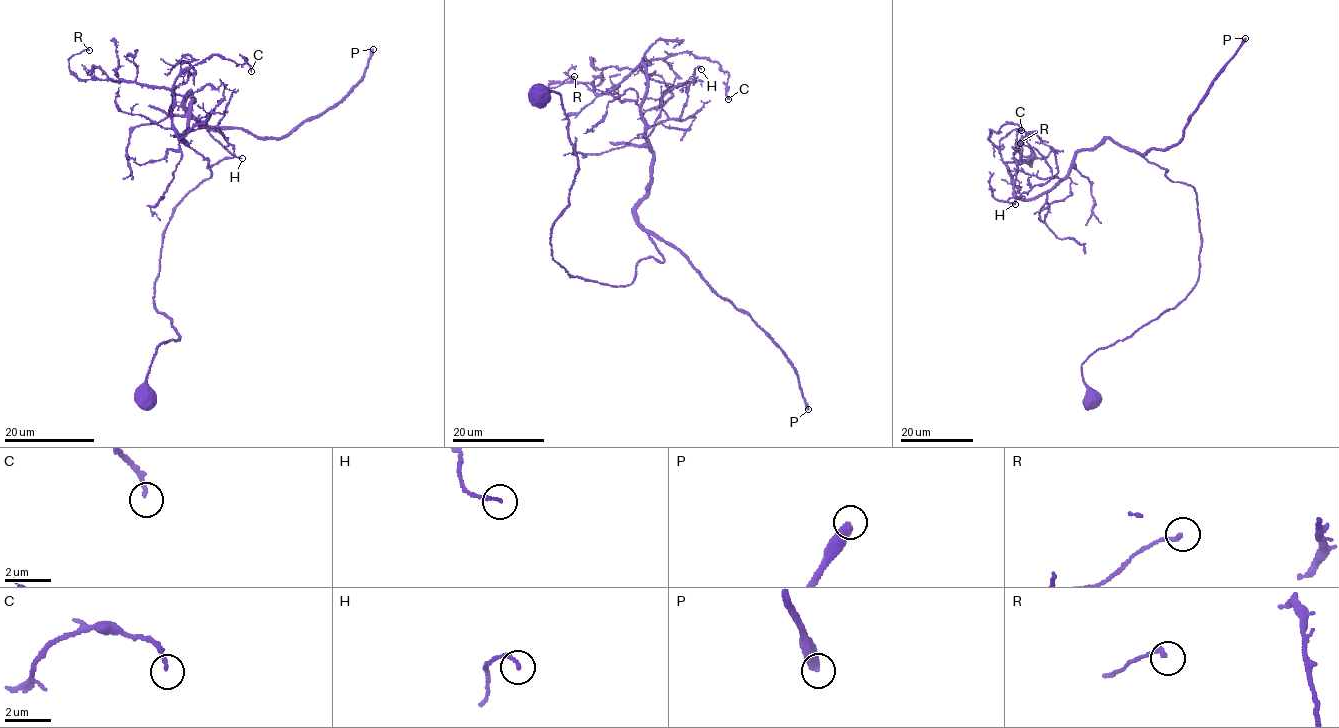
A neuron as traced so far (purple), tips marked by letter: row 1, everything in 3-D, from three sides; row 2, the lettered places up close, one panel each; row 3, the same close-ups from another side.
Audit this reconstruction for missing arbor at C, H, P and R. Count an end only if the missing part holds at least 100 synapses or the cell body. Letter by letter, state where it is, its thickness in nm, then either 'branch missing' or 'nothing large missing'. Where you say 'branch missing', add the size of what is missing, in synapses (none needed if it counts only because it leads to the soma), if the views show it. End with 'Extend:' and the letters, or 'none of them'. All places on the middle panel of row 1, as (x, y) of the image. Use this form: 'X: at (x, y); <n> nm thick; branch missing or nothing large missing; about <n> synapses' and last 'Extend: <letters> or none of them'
C: at (728, 99); 150 nm thick; nothing large missing
H: at (701, 69); 150 nm thick; nothing large missing
P: at (808, 409); 440 nm thick; branch missing; about 250 synapses
R: at (574, 76); 180 nm thick; nothing large missing
Extend: P

